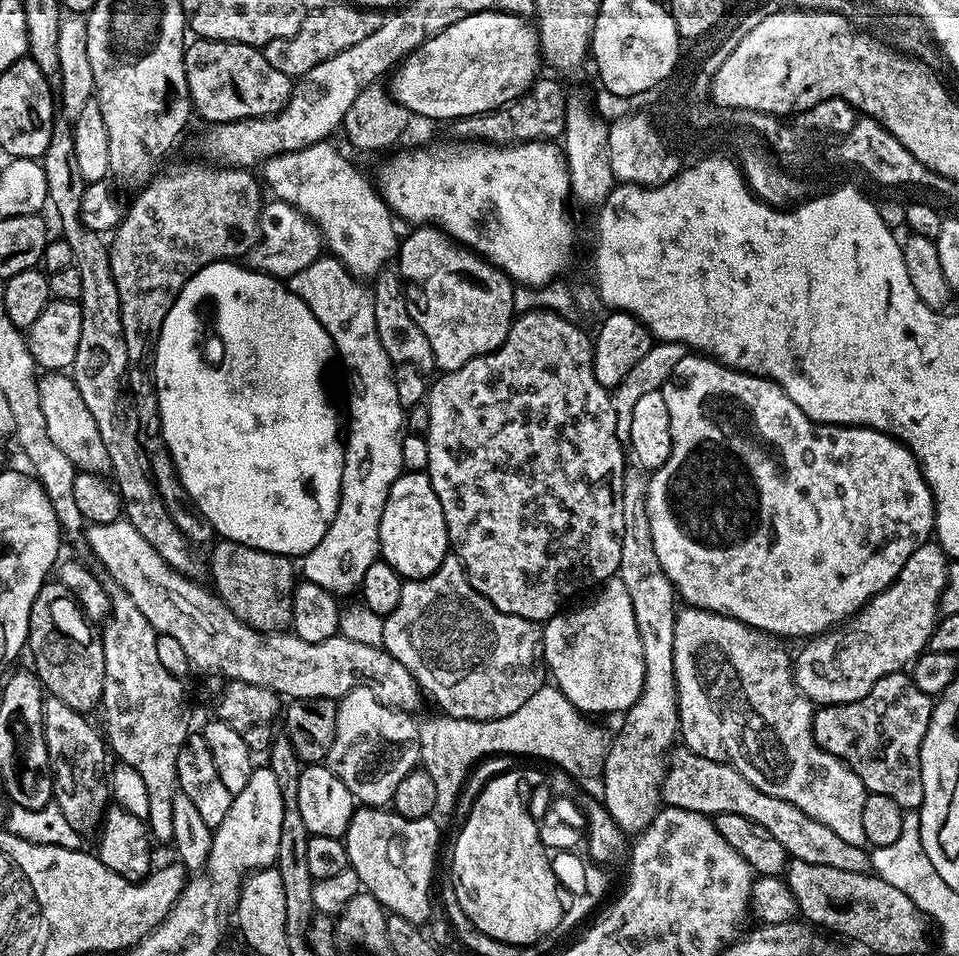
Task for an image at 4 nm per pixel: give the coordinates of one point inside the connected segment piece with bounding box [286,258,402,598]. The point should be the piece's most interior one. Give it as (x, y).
(345, 311)

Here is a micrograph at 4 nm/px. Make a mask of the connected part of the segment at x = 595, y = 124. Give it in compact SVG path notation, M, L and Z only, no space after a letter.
M569 99L566 126L562 137L562 151L564 160L568 163L568 177L570 178L571 199L592 210L599 209L607 200L614 187L614 177L610 170L610 154L608 153L609 125L603 124L594 113L588 109L584 100Z

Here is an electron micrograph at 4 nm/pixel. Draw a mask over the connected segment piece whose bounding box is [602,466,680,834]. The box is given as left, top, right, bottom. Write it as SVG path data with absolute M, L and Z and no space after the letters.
M636 466L629 467L622 482L622 562L618 575L630 594L630 606L634 606L634 622L638 626L638 638L642 638L644 659L644 685L642 694L634 706L623 713L620 729L611 737L608 753L604 759L604 795L602 801L610 817L625 834L643 832L662 807L664 774L670 763L670 753L678 740L680 730L680 709L676 706L676 675L674 674L674 626L678 611L676 587L666 578L654 554L654 540L650 538L650 518L646 518L646 494L648 482L645 473Z

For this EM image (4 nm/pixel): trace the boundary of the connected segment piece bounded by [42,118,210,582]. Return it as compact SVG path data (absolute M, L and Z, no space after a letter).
M60 118L52 125L50 142L42 157L46 174L48 201L60 219L62 238L73 251L72 263L82 278L82 294L78 301L82 310L82 334L78 338L78 354L70 369L72 381L86 402L86 410L98 425L98 432L106 442L110 453L112 470L110 479L120 494L123 519L127 520L150 546L178 574L187 580L204 582L210 576L210 564L199 547L193 544L174 526L174 518L166 510L152 478L152 463L144 449L140 413L135 407L128 408L128 396L124 393L124 375L130 372L124 335L122 334L122 310L118 302L118 286L114 286L114 274L110 270L109 245L99 232L90 230L82 222L82 194L86 181L78 170L78 154L74 154L74 134L67 119Z

